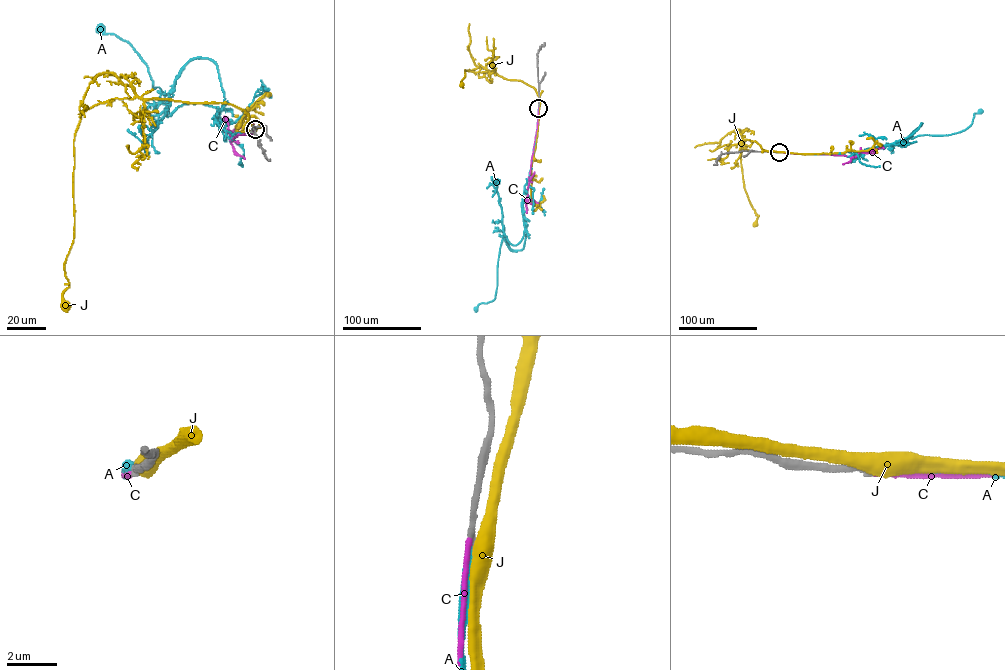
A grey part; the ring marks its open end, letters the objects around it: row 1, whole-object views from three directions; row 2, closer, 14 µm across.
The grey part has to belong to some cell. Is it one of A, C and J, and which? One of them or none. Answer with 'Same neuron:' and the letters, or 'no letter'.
Same neuron: A

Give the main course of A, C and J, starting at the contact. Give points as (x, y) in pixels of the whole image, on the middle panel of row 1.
A: (538, 108), (531, 169), (524, 186), (523, 247), (512, 250), (503, 237), (495, 298), (475, 308)
C: (538, 107), (525, 200), (526, 213)
J: (539, 108), (540, 97), (534, 88), (493, 71), (465, 70), (463, 87), (461, 84)

